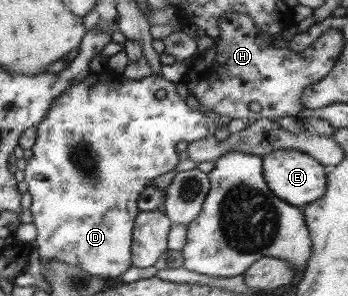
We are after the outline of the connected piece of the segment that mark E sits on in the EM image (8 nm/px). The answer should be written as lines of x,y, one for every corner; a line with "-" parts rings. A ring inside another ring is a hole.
293,149
272,150
261,157
262,173
267,189
279,201
293,207
305,206
315,202
325,194
326,172
322,164
304,152

